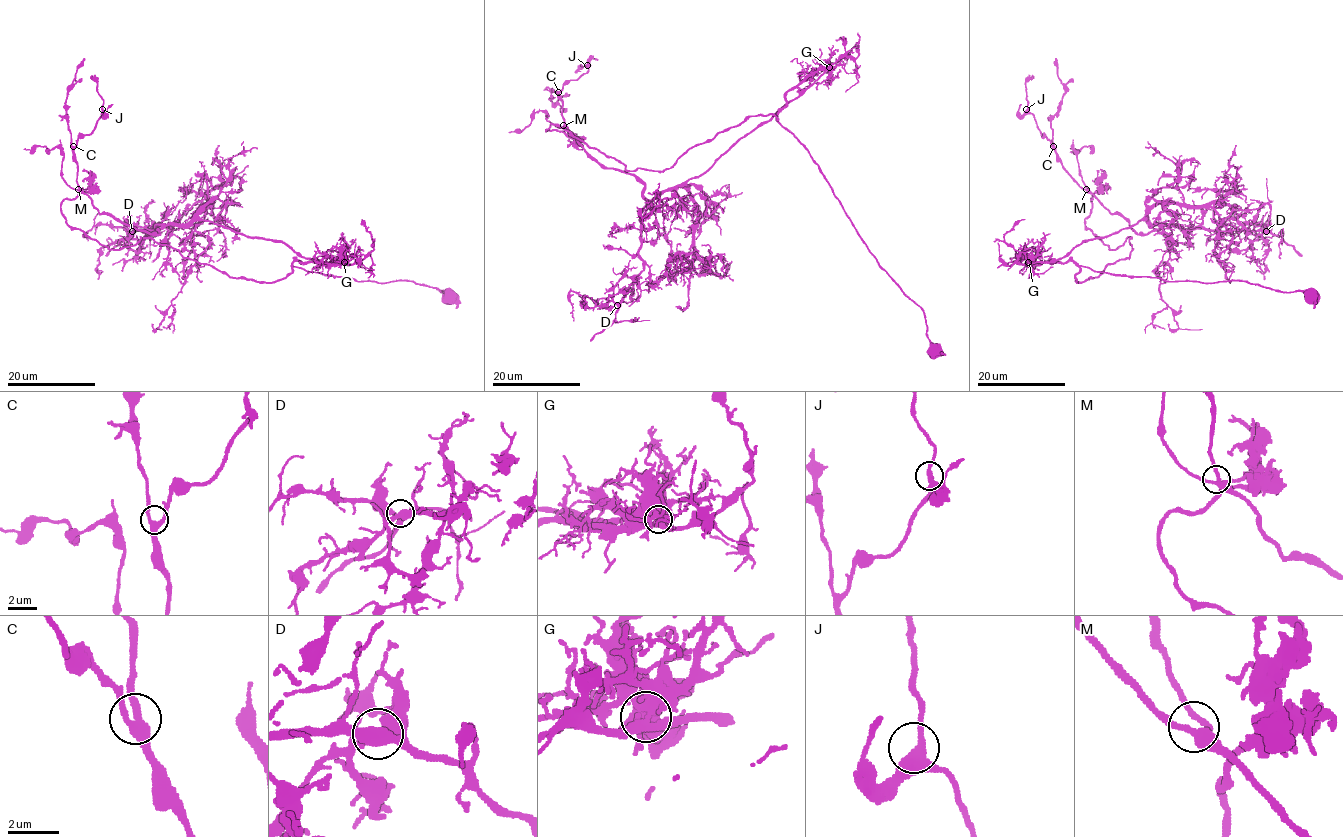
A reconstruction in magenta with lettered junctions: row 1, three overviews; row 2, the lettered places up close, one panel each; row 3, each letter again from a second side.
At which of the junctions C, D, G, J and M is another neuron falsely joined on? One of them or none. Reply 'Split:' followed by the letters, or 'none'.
Split: G

